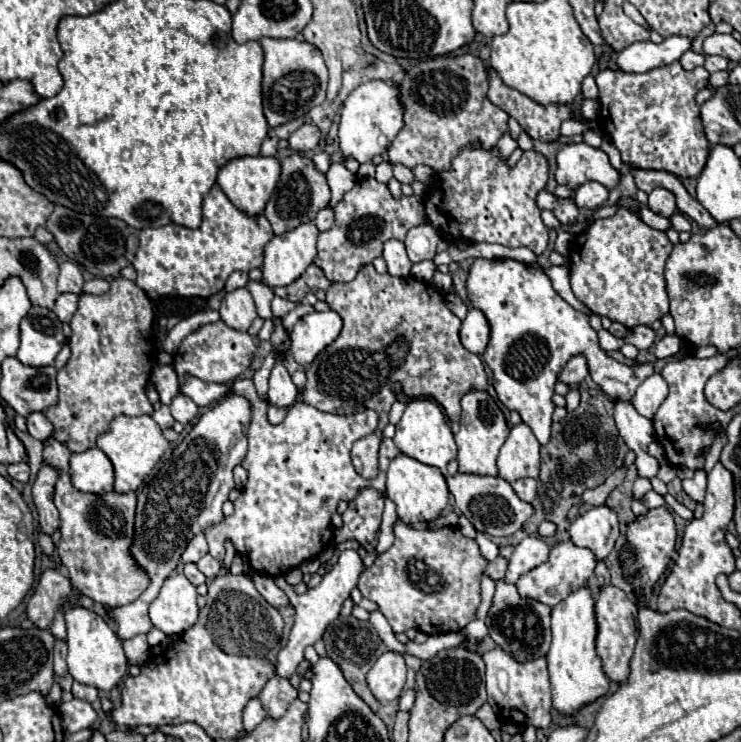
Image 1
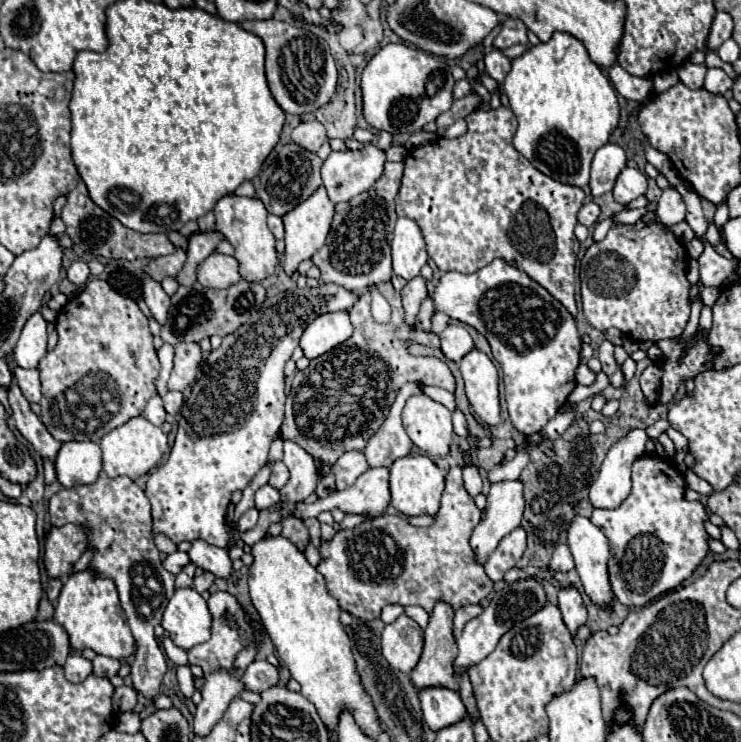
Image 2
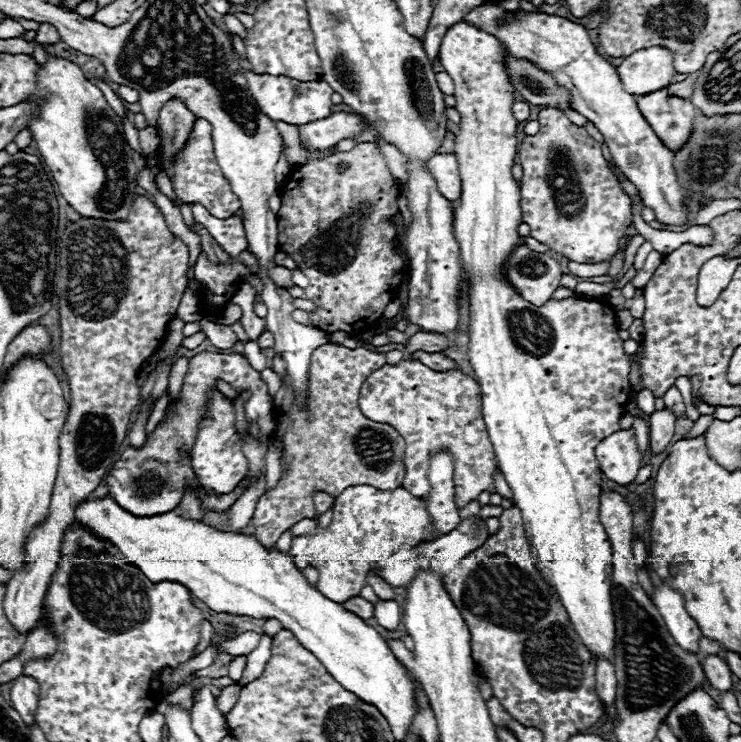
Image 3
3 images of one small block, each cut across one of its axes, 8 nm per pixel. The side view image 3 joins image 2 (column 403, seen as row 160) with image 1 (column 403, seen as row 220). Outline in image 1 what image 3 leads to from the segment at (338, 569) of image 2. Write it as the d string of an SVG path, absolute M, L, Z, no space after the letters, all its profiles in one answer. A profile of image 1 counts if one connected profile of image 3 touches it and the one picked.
M398 522L398 524L394 526L394 534L396 534L396 540L394 540L392 548L390 548L390 550L386 550L382 556L378 556L378 558L374 560L374 564L372 564L366 572L362 572L362 574L360 574L358 588L360 588L362 596L364 596L364 598L370 598L370 600L374 600L374 602L378 604L380 612L386 616L386 620L390 622L390 626L392 626L392 630L394 630L394 632L406 632L408 628L416 628L416 630L420 630L420 632L424 632L424 634L460 632L460 630L462 630L468 622L472 622L472 620L476 618L476 610L478 610L478 606L480 606L480 578L482 578L482 572L486 570L486 564L488 564L488 562L482 558L482 554L480 554L480 550L478 550L476 540L470 540L470 538L462 536L458 528L444 528L444 530L430 532L430 530L414 530L414 528L406 526L404 522Z

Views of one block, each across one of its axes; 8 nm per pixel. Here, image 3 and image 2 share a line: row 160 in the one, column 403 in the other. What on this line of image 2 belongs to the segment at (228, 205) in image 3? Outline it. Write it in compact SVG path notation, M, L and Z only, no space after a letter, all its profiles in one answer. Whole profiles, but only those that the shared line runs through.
M480 108L464 120L468 124L464 136L438 138L436 142L424 144L408 154L402 186L396 196L396 214L414 220L420 226L426 252L442 272L470 274L494 258L504 258L508 264L514 264L518 270L542 284L572 316L576 316L574 268L578 240L574 236L574 226L578 222L576 214L586 198L584 190L542 174L512 146L516 120L510 108Z

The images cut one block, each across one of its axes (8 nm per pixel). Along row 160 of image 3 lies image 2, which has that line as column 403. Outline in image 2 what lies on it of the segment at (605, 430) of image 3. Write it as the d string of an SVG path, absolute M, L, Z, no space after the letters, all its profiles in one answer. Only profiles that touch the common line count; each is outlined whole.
M408 456L400 458L390 466L390 492L392 492L392 506L404 516L420 516L428 514L434 516L440 508L440 496L444 490L444 476L446 472L440 470L430 458L426 456Z

